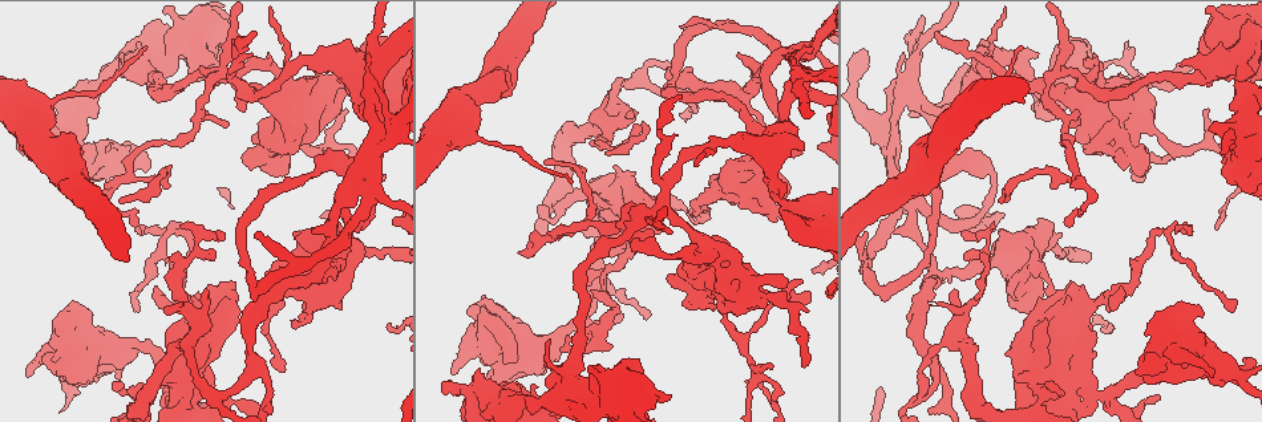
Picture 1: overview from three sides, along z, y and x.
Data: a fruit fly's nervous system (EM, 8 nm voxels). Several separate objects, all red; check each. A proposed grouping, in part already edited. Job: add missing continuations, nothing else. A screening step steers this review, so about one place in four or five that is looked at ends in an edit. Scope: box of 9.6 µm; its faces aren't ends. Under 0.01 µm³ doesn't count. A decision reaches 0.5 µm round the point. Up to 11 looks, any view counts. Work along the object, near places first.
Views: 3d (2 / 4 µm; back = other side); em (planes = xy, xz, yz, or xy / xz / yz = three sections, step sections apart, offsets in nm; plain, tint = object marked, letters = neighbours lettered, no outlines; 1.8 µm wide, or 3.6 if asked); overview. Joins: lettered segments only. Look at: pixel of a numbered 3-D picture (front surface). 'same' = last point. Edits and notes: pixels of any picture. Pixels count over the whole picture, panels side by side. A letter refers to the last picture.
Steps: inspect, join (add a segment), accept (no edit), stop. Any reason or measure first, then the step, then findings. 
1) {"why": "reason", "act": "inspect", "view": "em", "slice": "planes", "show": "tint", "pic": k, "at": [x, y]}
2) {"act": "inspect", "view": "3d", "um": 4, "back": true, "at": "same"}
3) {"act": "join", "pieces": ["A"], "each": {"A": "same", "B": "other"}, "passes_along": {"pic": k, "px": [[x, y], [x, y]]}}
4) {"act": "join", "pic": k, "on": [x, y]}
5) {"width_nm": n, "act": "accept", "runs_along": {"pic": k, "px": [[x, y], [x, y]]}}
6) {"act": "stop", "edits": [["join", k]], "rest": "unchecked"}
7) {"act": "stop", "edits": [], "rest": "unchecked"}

{"why": "an open end", "act": "inspect", "view": "3d", "um": 4, "pic": 1, "at": [1223, 152]}

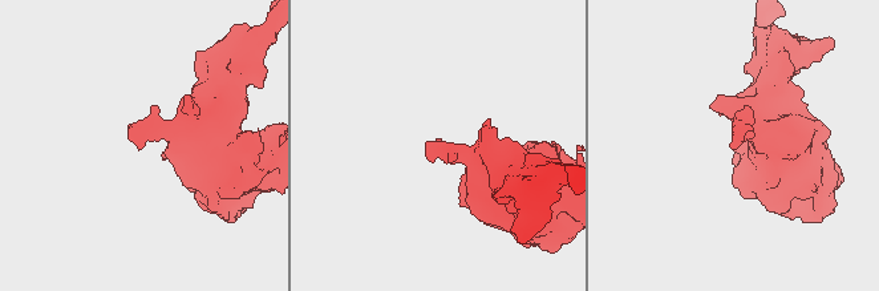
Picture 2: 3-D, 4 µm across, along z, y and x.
{"act": "inspect", "view": "em", "slice": "planes", "show": "letters", "pic": 2, "at": [140, 148]}

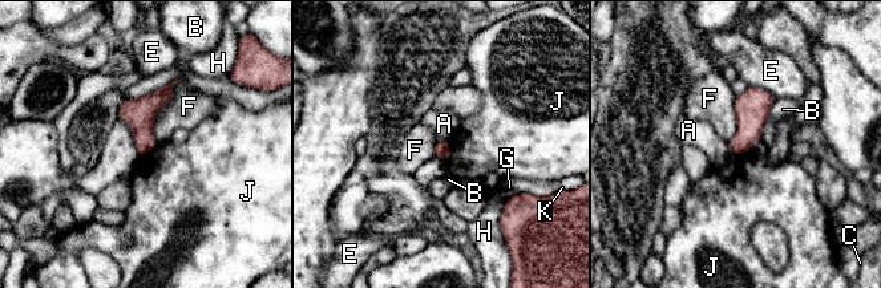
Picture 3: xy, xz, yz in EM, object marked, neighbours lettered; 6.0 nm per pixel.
{"act": "accept", "each": {"A": "other", "B": "other", "C": "other", "E": "other", "F": "other", "G": "other", "H": "other", "J": "other", "K": "other"}, "border": {"pic": 3, "px": [[448, 141], [449, 157], [445, 161]]}, "found": "no lettered segment goes on from it"}

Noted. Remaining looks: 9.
{"why": "four-way junction", "act": "inspect", "view": "em", "slice": "xy", "step": 4, "show": "tint", "pic": 1, "at": [663, 203]}

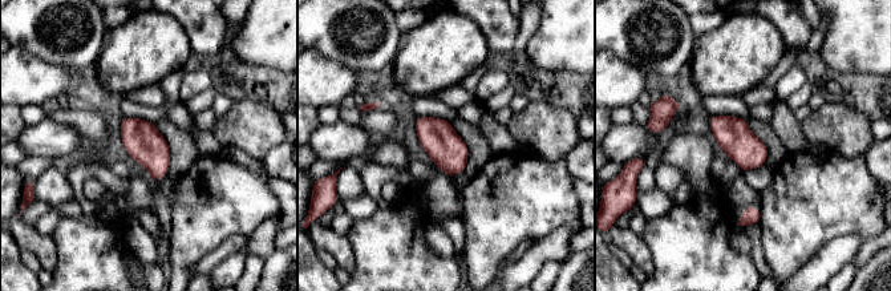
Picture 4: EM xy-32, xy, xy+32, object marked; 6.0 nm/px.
{"act": "inspect", "view": "em", "slice": "planes", "show": "letters", "at": "same"}

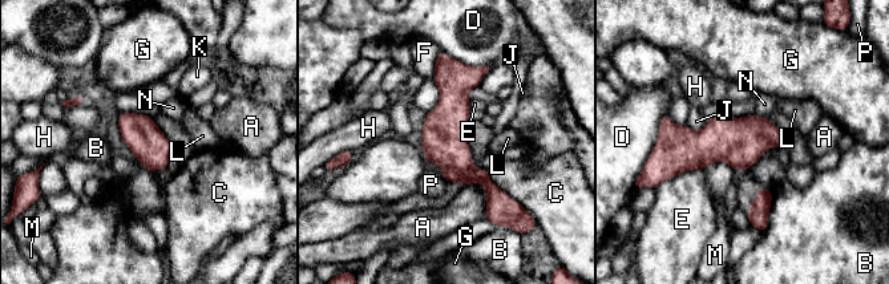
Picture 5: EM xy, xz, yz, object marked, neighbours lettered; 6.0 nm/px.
{"width_nm": 220, "act": "accept", "each": {"A": "other", "B": "other", "C": "other", "D": "other", "E": "other", "F": "other", "G": "other", "H": "other", "J": "other", "K": "other", "L": "other", "M": "other", "N": "other", "P": "other"}, "border": {"pic": 5, "px": [[772, 190], [768, 226], [763, 232]]}, "found": "none of them fits"}

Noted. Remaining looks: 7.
{"act": "inspect", "view": "3d", "um": 4, "pic": 1, "at": [287, 129]}

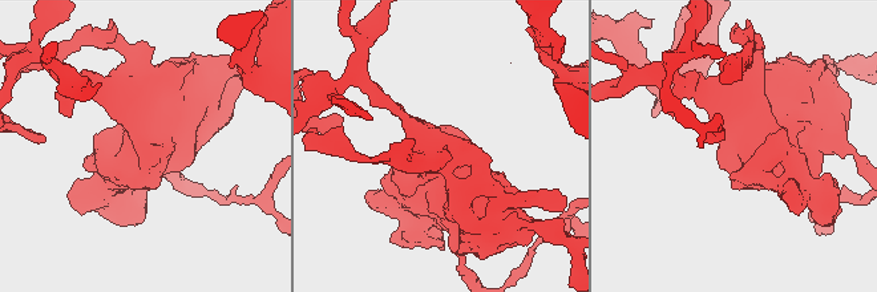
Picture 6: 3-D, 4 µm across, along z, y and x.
{"act": "inspect", "view": "em", "um": 3.6, "slice": "xy", "step": 4, "show": "tint", "pic": 6, "at": [145, 143]}

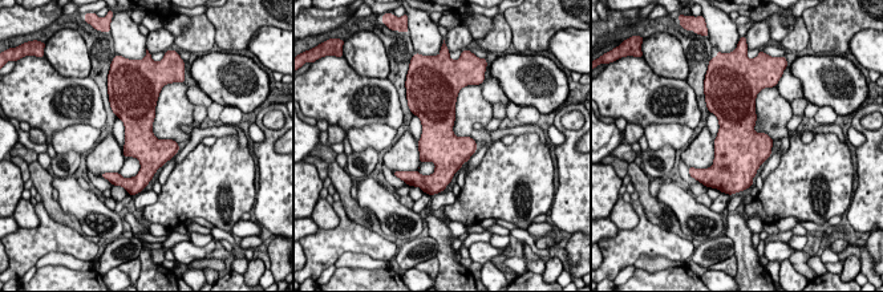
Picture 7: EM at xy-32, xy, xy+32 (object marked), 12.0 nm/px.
{"act": "inspect", "view": "em", "um": 3.6, "slice": "planes", "show": "letters", "at": "same"}

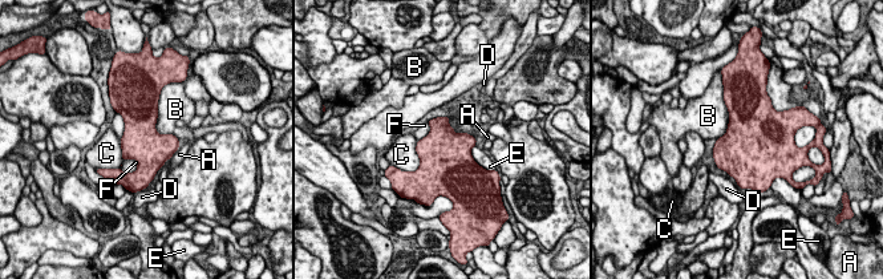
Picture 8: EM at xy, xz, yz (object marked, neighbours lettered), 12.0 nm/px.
{"width_nm": 480, "act": "accept", "each": {"A": "other", "B": "other", "C": "other", "D": "other", "E": "other", "F": "other"}, "border": {"pic": 8, "px": [[158, 97], [156, 129], [179, 140]]}, "found": "none of them fits"}

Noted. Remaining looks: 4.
{"why": "branch stops here", "act": "inspect", "view": "3d", "um": 4, "pic": 1, "at": [670, 394]}

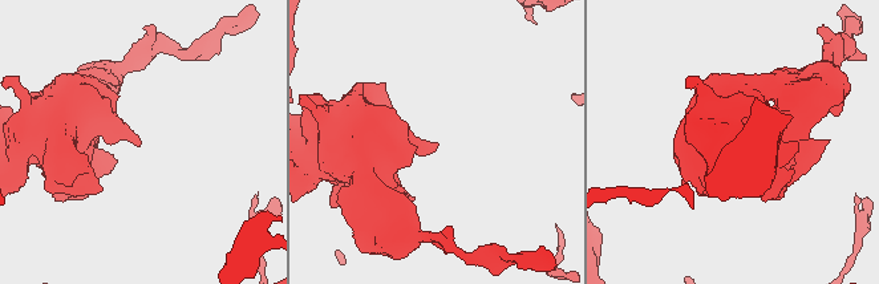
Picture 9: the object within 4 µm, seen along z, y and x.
{"why": "shape alone is not enough", "act": "inspect", "view": "em", "slice": "xy", "step": 16, "show": "tint", "pic": 9, "at": [139, 143]}

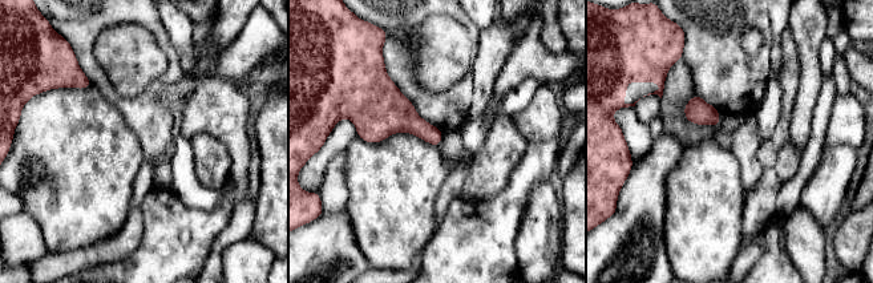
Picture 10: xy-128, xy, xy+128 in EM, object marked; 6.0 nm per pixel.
{"why": "another direction", "act": "inspect", "view": "em", "slice": "xz", "step": 16, "show": "letters", "at": "same"}

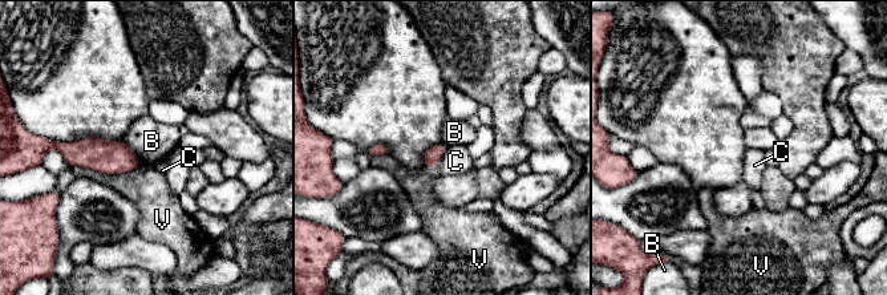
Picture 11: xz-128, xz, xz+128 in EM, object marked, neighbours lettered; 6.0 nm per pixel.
{"act": "accept", "each": {"B": "other", "C": "other", "V": "other"}, "found": "no lettered segment goes on from it"}

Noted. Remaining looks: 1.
{"act": "stop", "edits": [], "rest": "unchecked"}

